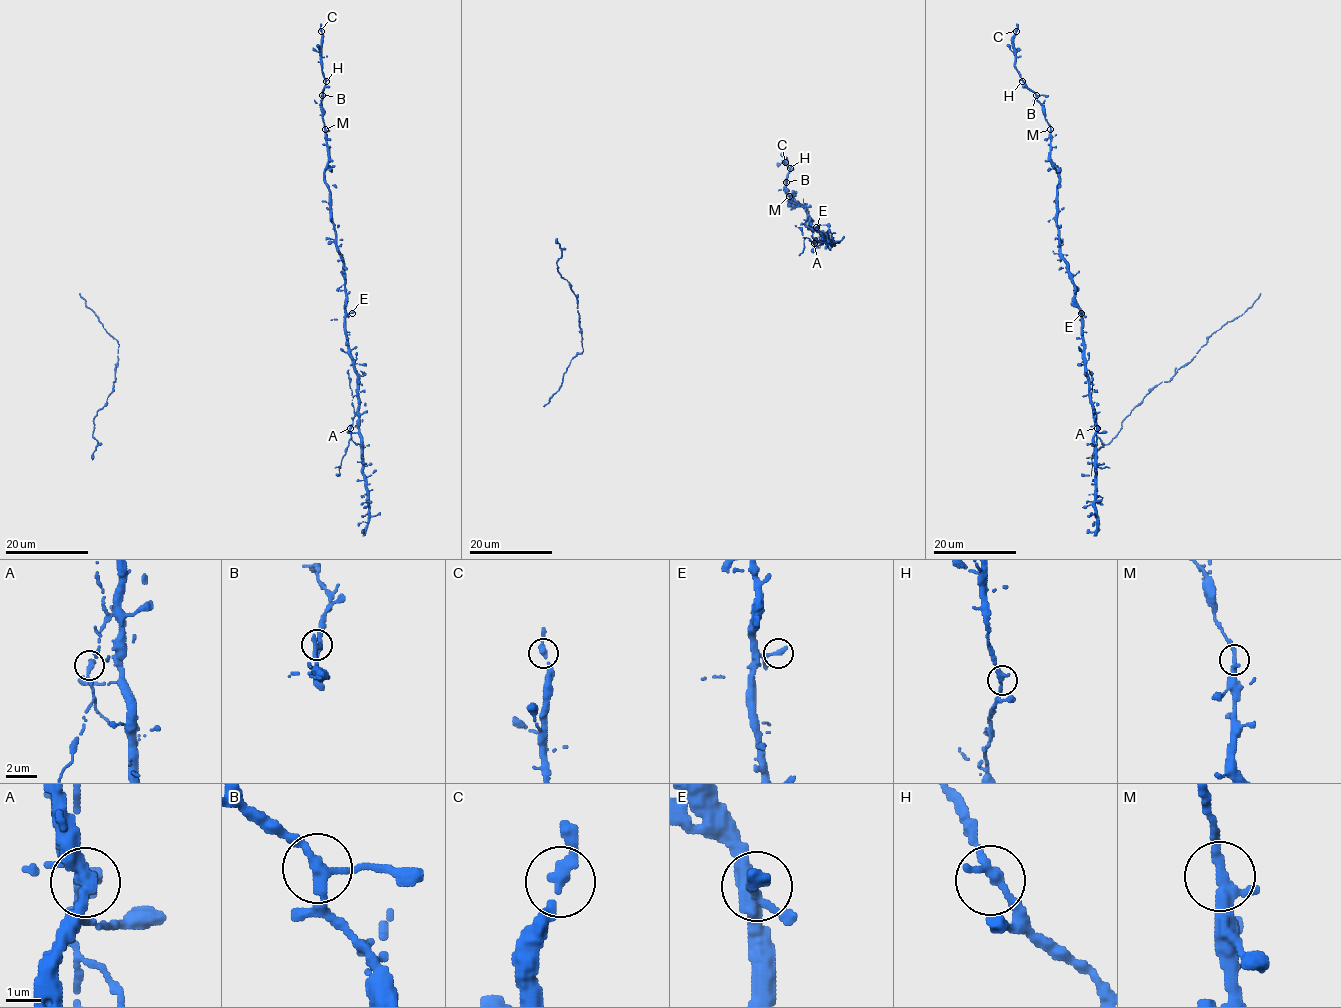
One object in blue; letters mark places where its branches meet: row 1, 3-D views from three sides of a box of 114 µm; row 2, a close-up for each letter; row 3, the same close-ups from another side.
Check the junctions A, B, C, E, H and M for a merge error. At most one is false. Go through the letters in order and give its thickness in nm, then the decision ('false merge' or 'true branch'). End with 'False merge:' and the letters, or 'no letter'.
A: 280 nm | true branch
B: 240 nm | true branch
C: 300 nm | true branch
E: 280 nm | true branch
H: 280 nm | true branch
M: 320 nm | true branch
False merge: no letter

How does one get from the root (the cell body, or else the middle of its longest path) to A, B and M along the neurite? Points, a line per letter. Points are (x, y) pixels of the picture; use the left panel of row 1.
A: (340, 467), (351, 437), (350, 428)
B: (340, 467), (358, 412), (358, 376), (345, 330), (343, 260), (325, 179), (328, 145), (322, 95)
M: (340, 467), (358, 412), (358, 376), (345, 330), (343, 260), (325, 179), (325, 129)

